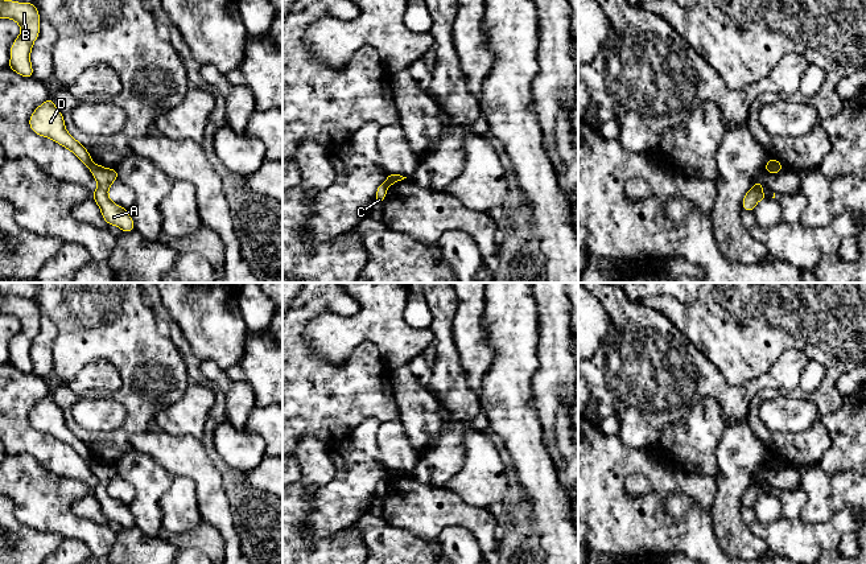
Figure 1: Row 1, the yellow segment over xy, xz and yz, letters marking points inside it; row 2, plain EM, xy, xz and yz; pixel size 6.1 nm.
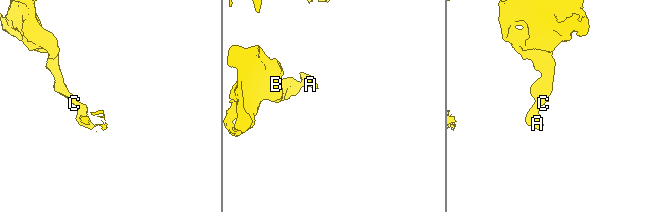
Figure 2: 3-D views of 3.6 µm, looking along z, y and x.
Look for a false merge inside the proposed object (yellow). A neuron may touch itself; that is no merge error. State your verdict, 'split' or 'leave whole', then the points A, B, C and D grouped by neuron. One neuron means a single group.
split; A / B C D

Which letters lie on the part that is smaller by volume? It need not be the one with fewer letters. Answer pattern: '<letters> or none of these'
A

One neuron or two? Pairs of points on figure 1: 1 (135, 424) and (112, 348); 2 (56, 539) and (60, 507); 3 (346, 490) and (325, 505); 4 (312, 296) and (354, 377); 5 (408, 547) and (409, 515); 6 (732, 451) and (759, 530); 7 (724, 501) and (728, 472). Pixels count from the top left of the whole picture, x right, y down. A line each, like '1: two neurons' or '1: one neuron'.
1: one neuron
2: two neurons
3: one neuron
4: one neuron
5: two neurons
6: two neurons
7: one neuron

